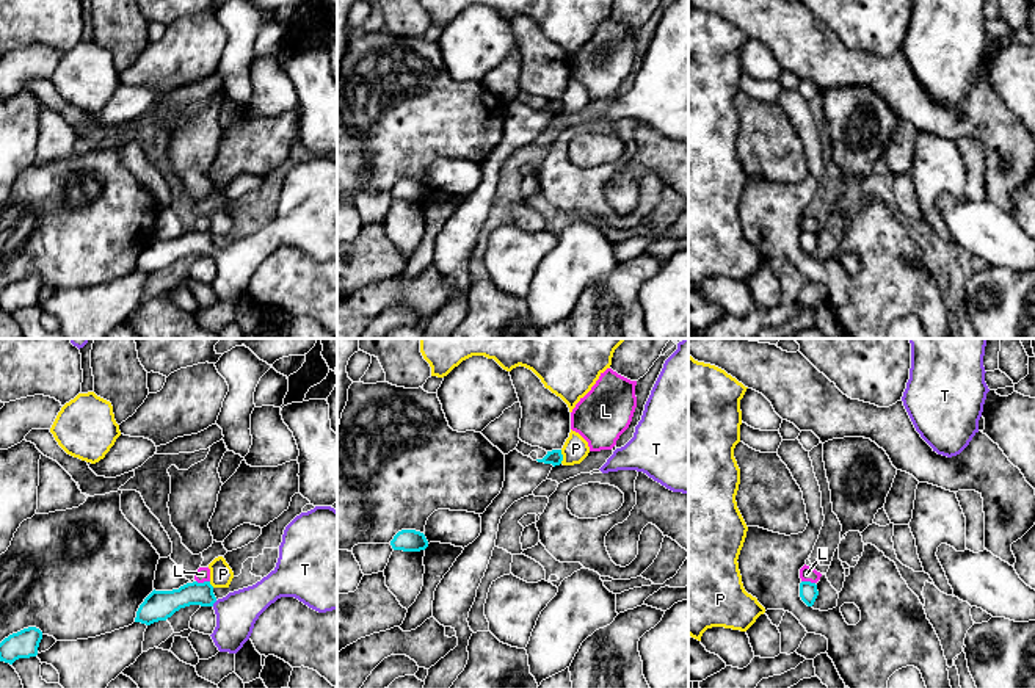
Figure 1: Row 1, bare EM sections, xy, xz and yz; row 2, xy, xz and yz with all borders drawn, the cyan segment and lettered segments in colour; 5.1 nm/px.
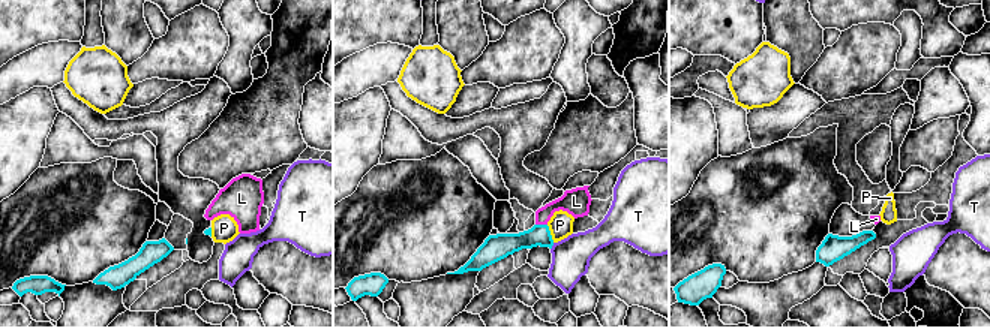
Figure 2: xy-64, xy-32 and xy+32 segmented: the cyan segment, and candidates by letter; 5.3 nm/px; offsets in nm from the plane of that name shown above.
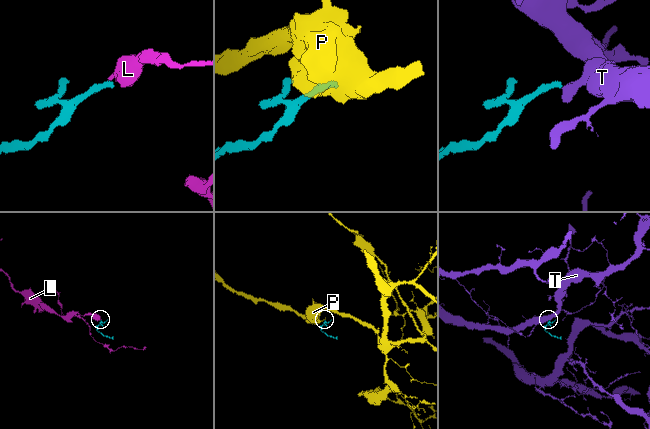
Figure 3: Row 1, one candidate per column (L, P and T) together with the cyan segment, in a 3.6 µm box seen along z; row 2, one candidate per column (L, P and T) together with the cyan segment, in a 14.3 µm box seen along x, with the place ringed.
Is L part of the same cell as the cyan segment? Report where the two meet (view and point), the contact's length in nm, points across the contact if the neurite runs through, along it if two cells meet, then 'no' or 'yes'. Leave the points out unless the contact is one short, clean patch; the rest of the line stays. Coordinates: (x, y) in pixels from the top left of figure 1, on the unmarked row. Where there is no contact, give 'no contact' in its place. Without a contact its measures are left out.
meets cyan in xy at (204, 231); contact 70 nm long; border along xy (196, 229), (209, 231); no

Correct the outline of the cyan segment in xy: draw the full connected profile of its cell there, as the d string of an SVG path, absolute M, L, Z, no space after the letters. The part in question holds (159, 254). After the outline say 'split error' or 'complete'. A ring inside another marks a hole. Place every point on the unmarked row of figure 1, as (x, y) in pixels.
M315 155L284 179L276 216L252 235L216 248L210 230L187 232L172 240L152 240L135 271L166 270L190 254L212 255L216 276L210 284L220 301L237 302L249 288L259 265L278 248L295 246L309 257L337 259L337 160Z; split error

